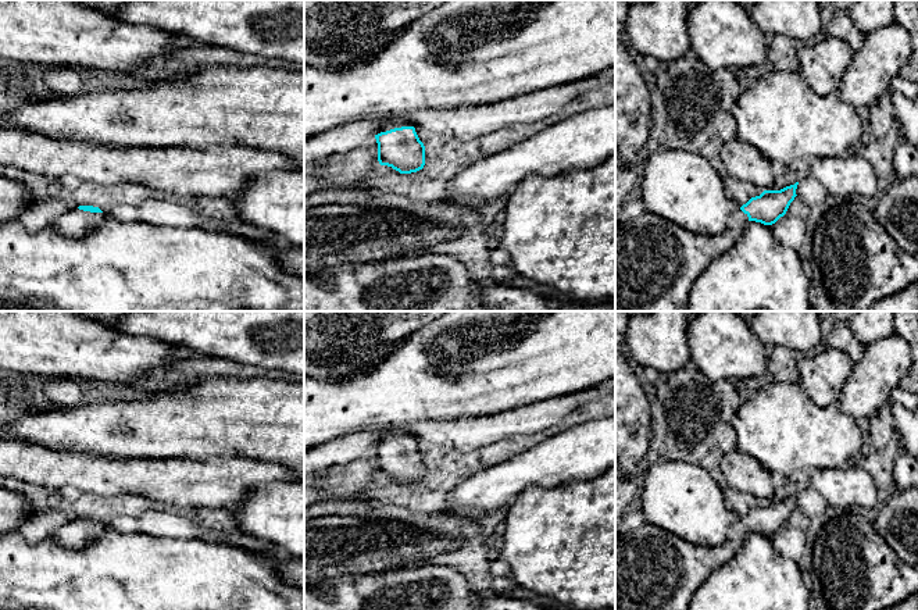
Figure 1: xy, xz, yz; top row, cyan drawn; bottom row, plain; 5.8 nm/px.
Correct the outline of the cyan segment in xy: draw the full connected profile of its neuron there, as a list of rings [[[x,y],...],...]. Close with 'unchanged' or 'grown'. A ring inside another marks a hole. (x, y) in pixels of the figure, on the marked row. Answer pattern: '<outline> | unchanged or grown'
[[[79,206],[68,208],[50,226],[69,239],[81,239],[104,221],[106,215],[99,207]]] | grown

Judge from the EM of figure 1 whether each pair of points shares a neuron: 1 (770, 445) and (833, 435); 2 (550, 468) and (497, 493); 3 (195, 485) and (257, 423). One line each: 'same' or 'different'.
1: same
2: same
3: different

